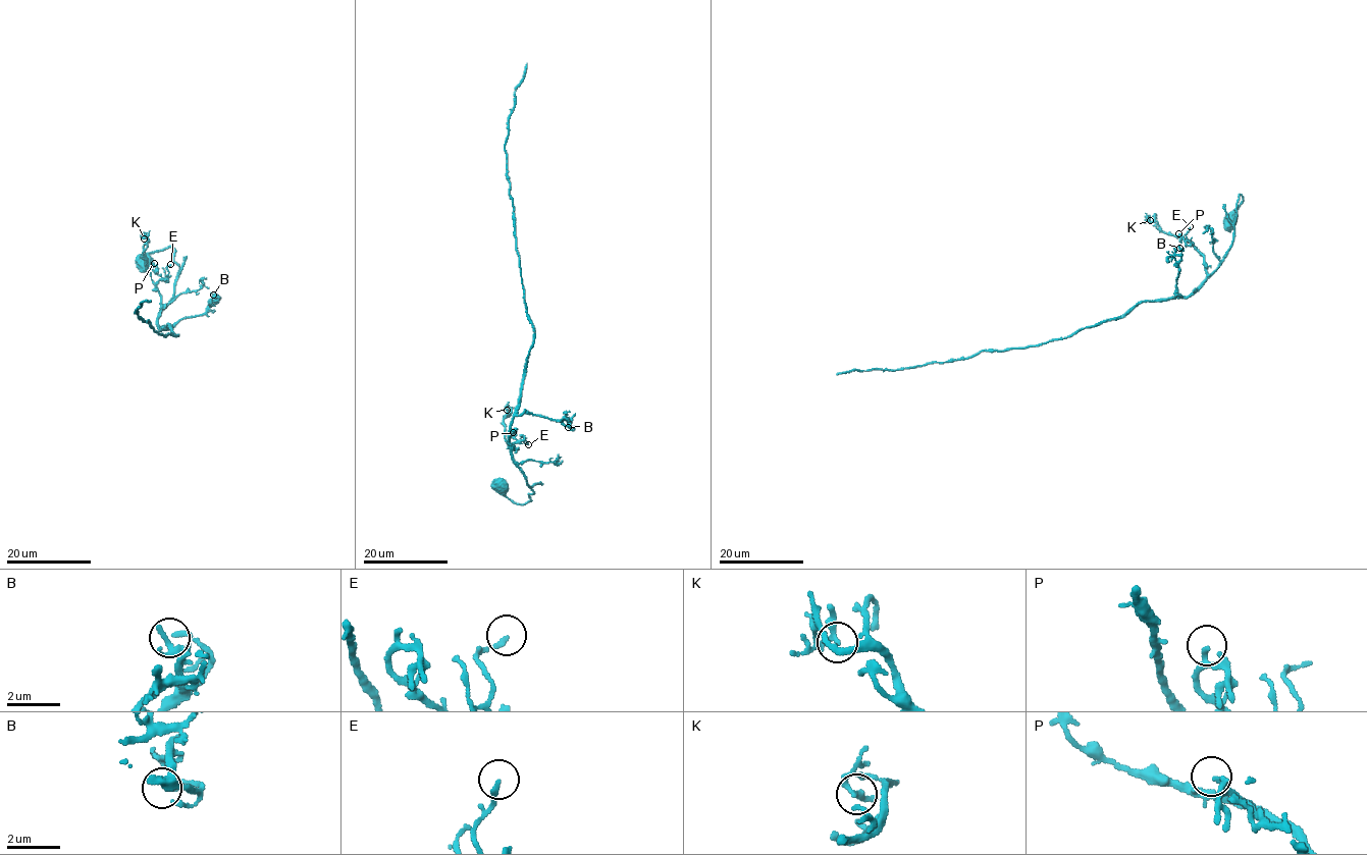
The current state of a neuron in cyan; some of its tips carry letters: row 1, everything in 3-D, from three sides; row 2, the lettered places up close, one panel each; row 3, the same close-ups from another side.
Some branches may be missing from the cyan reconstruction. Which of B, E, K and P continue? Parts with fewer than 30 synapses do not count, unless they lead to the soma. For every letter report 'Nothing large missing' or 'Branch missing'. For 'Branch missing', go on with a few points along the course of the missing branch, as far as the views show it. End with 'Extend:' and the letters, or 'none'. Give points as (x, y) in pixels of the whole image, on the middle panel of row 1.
B: Nothing large missing
E: Nothing large missing
K: Nothing large missing
P: Nothing large missing
Extend: none

